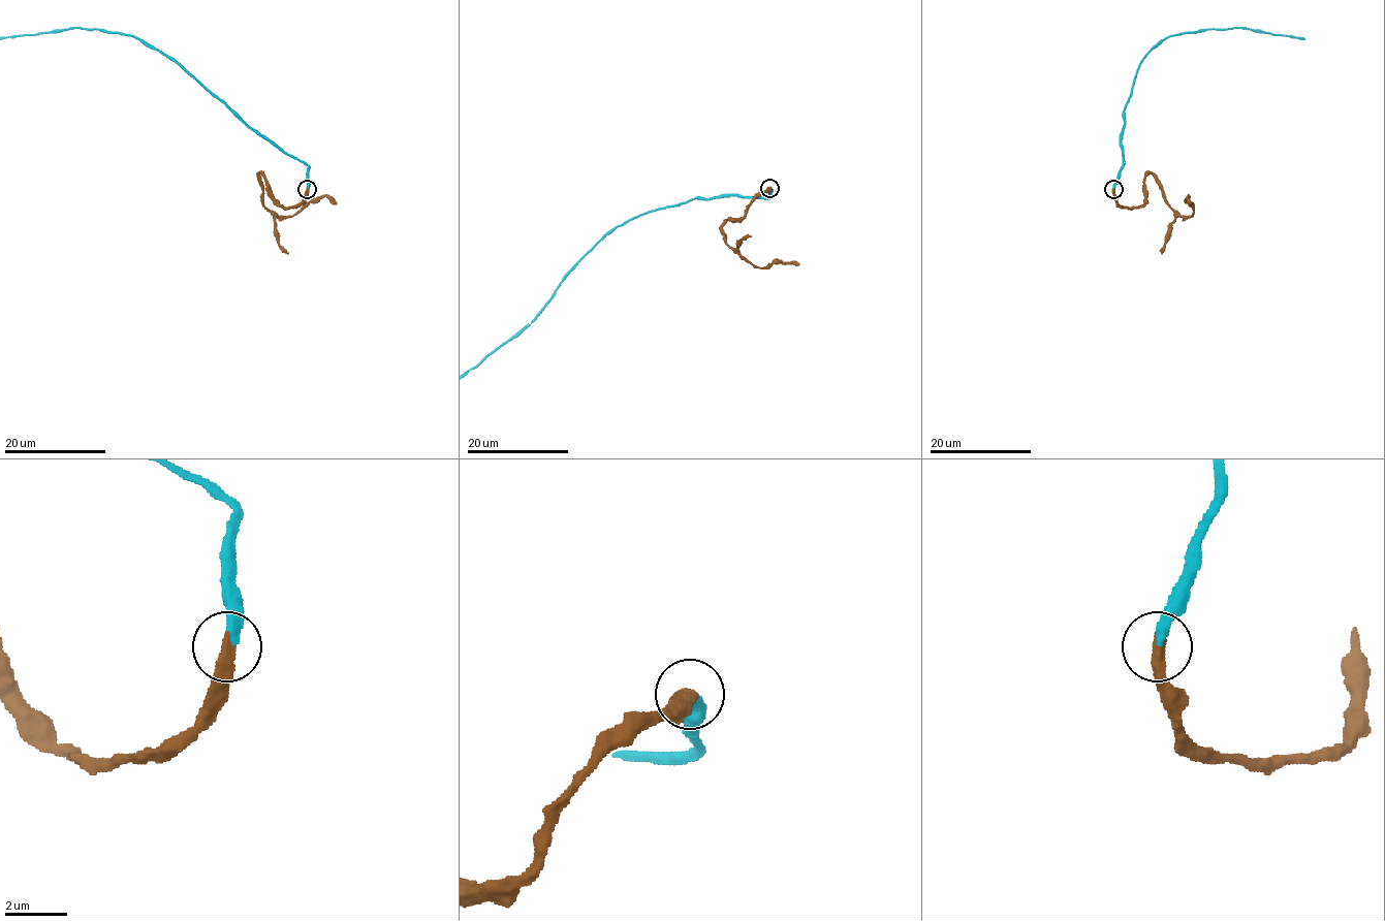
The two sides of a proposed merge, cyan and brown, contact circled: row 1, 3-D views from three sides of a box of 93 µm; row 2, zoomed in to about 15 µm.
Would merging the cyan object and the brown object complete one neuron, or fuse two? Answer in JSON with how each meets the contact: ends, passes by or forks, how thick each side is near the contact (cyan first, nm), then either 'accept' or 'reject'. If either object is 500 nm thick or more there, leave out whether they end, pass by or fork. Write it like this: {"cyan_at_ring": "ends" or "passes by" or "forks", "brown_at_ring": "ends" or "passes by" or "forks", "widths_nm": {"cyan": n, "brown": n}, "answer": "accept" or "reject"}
{"cyan_at_ring": "ends", "brown_at_ring": "ends", "widths_nm": {"cyan": 320, "brown": 440}, "answer": "accept"}

